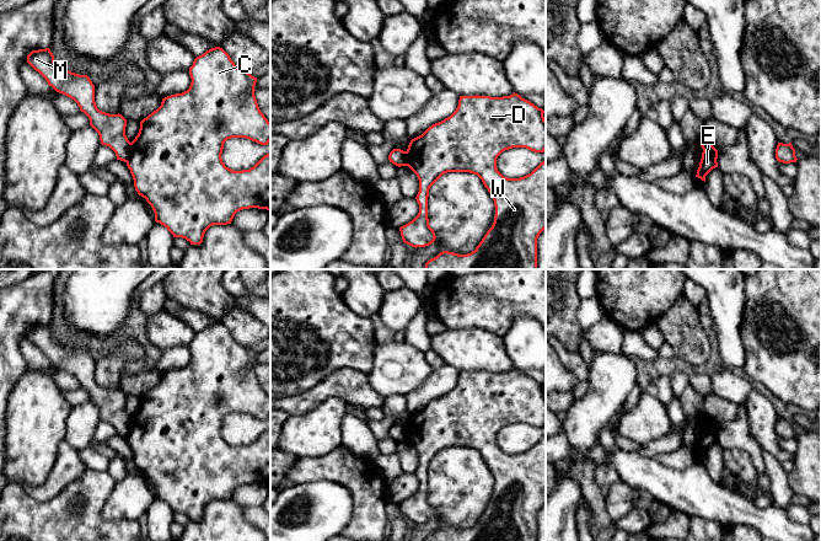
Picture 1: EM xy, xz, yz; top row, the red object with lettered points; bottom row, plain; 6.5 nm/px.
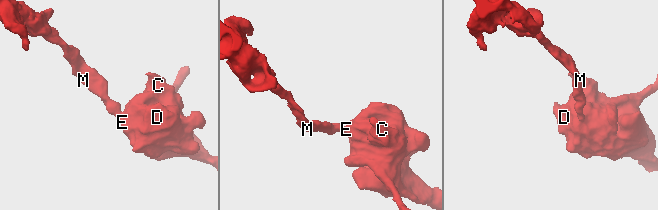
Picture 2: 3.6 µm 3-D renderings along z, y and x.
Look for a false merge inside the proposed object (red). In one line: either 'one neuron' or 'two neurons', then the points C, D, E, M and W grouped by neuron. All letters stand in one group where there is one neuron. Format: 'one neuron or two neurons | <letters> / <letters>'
two neurons | C D E W / M

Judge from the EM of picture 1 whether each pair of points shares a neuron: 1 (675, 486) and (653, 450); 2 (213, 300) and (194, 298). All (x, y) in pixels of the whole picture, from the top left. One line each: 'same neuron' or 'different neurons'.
1: different neurons
2: same neuron

